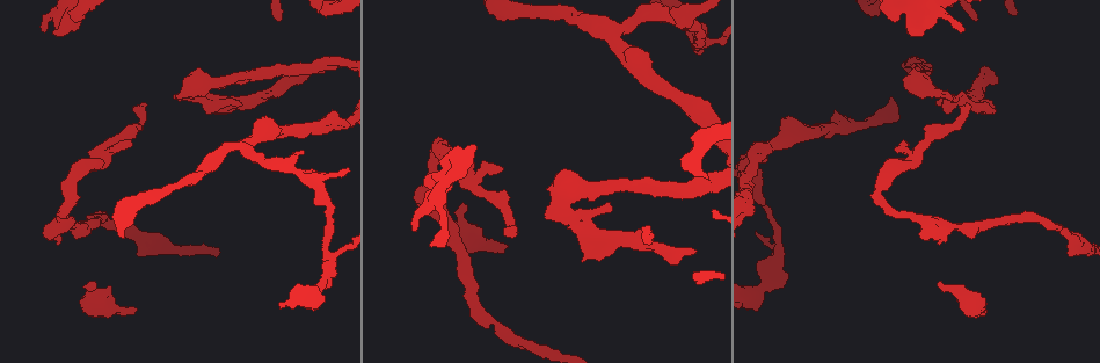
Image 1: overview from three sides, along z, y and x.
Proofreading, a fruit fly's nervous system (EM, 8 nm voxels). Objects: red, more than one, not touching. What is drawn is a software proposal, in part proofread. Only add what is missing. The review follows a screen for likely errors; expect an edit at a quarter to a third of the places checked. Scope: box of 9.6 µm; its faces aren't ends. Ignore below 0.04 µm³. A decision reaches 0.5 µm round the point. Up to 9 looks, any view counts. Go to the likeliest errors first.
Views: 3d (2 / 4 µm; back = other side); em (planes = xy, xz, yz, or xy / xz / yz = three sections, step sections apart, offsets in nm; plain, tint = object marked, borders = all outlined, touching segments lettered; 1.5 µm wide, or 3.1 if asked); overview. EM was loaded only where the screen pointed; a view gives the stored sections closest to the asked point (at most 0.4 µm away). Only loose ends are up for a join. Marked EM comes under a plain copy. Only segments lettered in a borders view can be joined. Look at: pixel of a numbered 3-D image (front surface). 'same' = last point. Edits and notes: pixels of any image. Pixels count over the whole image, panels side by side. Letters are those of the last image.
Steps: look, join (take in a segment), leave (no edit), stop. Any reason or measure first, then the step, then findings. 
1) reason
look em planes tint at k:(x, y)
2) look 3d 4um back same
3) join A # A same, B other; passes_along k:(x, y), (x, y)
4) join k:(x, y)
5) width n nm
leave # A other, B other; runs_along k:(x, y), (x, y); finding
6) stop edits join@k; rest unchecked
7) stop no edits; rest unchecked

branch stops here
look 3d 4um at 1:(936, 102)

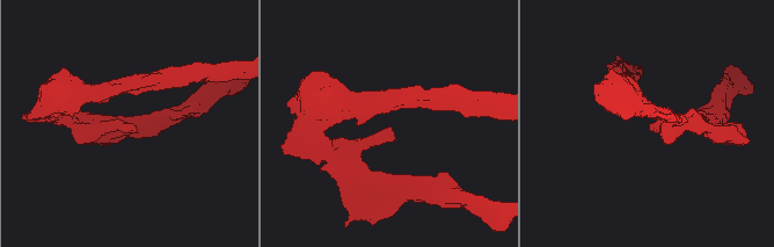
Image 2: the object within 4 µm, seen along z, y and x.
now the EM
look em planes borders at 2:(652, 127)

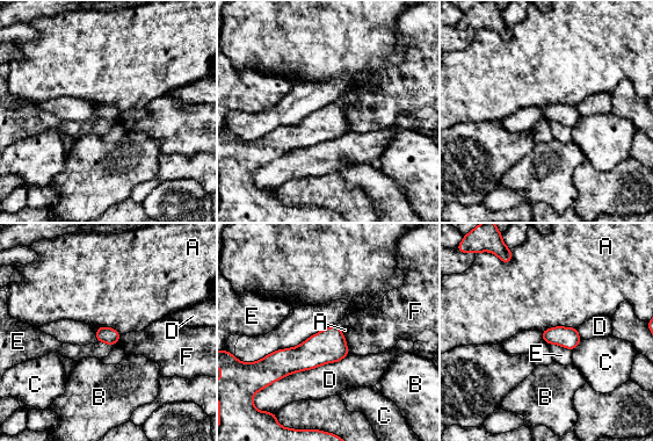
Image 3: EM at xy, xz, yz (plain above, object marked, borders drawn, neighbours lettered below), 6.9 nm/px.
longest_contact D 600 nm
leave # A other, B other, C other, D other, E other, F other; border 3:(575, 327), (551, 326), (542, 332); none of them fits

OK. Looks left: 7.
look em xy step 4 borders at 1:(415, 229)

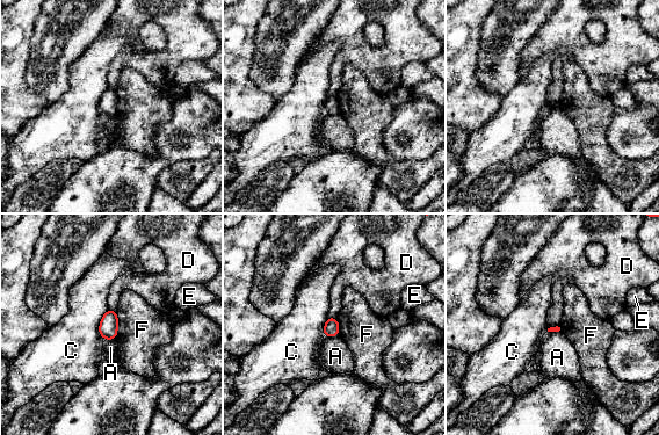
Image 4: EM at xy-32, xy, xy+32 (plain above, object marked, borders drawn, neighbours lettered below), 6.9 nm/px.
look em planes borders same

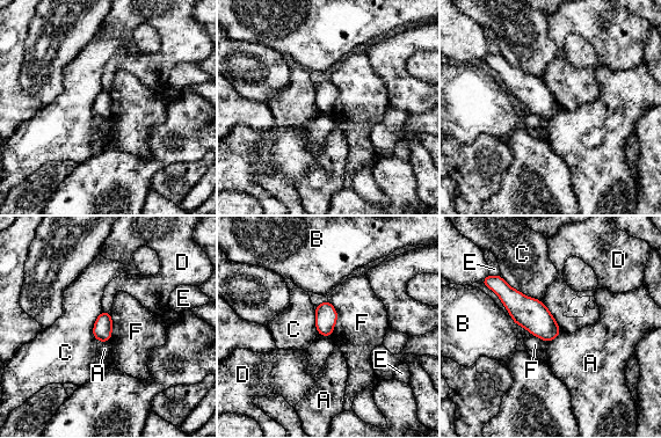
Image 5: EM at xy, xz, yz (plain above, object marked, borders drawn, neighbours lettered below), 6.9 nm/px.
leave # A other, B other, C other, D other, E other, F other; border 5:(328, 299), (336, 313), (332, 335); no lettered segment goes on from it

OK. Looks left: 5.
free end
look 3d 2um at 1:(500, 172)

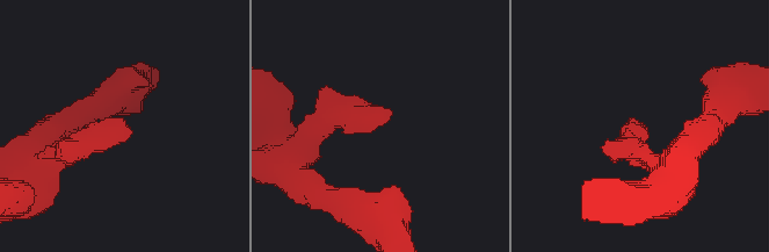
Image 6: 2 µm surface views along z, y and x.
look em yz step 4 tint at 6:(634, 120)

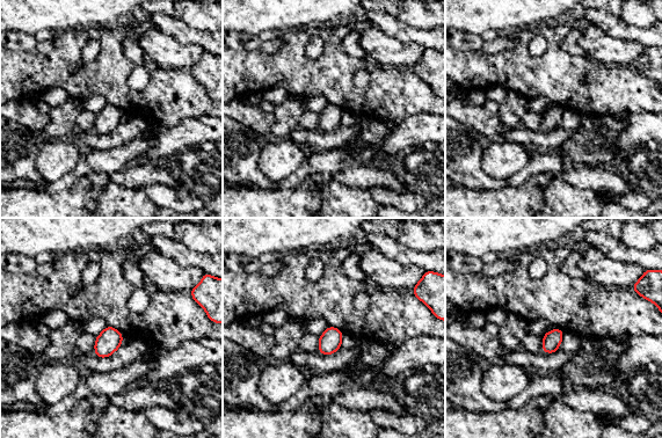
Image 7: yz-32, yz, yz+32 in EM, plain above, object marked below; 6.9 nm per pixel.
look em yz step 4 borders same

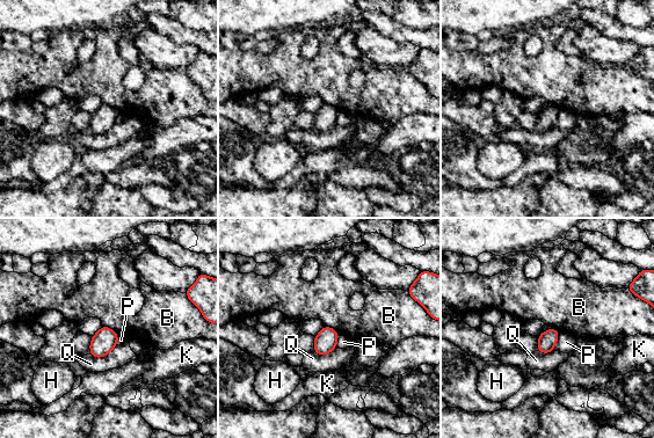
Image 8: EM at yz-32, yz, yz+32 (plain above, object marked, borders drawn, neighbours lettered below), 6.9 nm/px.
leave # B other, H other, K other, P other, Q other; border 8:(102, 325), (118, 334); none of them fits

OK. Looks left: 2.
stop no edits; rest unchecked

